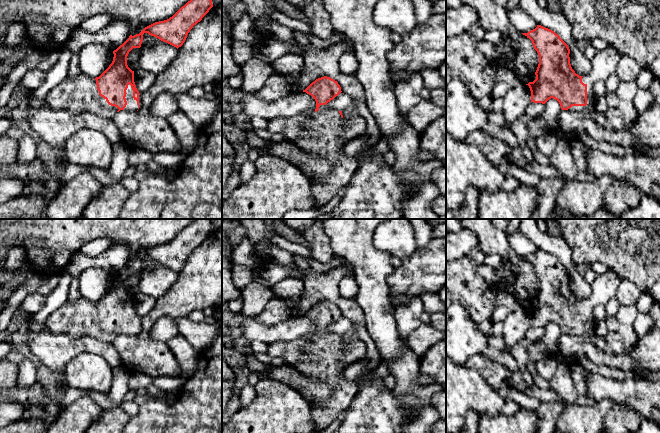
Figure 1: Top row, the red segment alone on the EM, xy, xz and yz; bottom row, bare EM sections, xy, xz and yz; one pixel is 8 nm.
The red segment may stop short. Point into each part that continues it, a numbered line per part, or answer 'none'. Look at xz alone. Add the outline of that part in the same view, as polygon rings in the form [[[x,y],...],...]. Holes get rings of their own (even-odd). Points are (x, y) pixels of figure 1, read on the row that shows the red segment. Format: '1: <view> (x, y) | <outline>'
1: xz (324, 134) | [[[320,105],[313,115],[299,114],[273,120],[268,123],[268,130],[283,134],[288,143],[302,152],[335,162],[326,180],[310,179],[314,207],[321,208],[340,188],[348,185],[357,170],[357,159],[344,155],[342,151],[352,137],[366,133],[367,123],[357,116],[345,125],[339,111]]]

